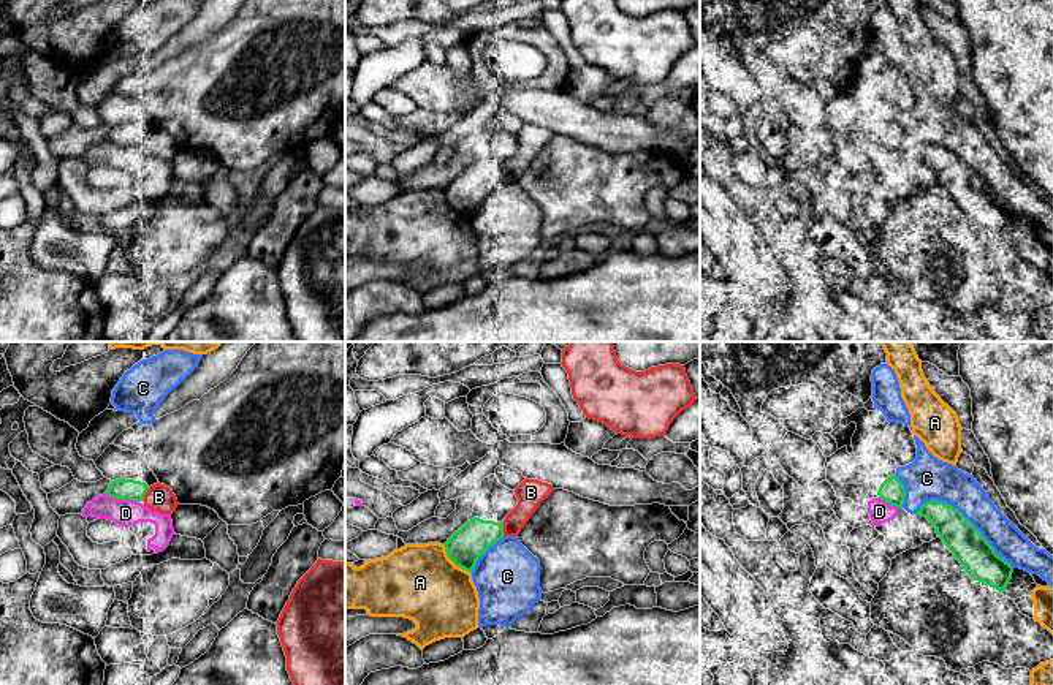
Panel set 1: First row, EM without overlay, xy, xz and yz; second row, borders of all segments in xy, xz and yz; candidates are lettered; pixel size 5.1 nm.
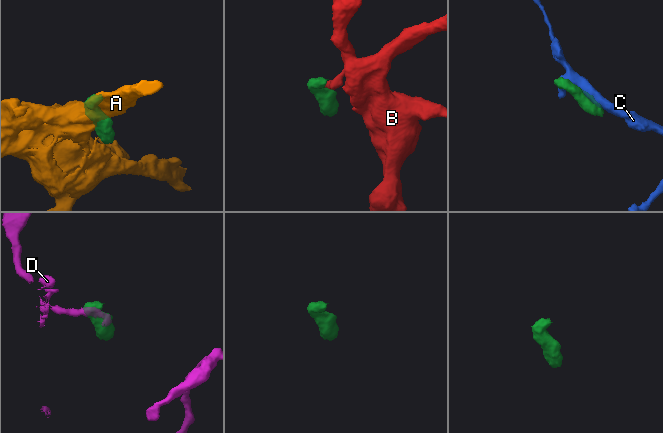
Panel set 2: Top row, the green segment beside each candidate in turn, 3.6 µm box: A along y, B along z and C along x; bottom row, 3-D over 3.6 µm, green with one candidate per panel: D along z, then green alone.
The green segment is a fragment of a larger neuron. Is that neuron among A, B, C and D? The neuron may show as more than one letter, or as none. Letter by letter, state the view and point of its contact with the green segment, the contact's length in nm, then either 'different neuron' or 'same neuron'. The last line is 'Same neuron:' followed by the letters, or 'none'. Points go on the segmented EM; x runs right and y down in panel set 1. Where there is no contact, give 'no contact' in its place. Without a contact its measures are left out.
A: xz (453, 562) | 220 nm | different neuron
B: xy (144, 494) | 80 nm | same neuron
C: yz (966, 519) | 600 nm | different neuron
D: xy (122, 499) | 180 nm | different neuron
Same neuron: B

